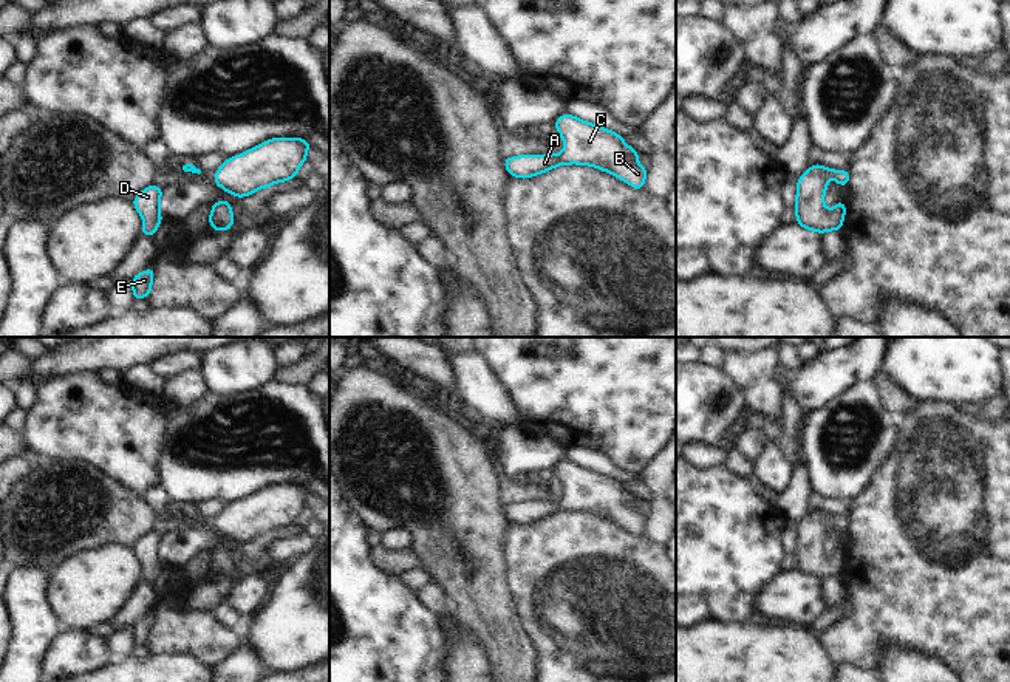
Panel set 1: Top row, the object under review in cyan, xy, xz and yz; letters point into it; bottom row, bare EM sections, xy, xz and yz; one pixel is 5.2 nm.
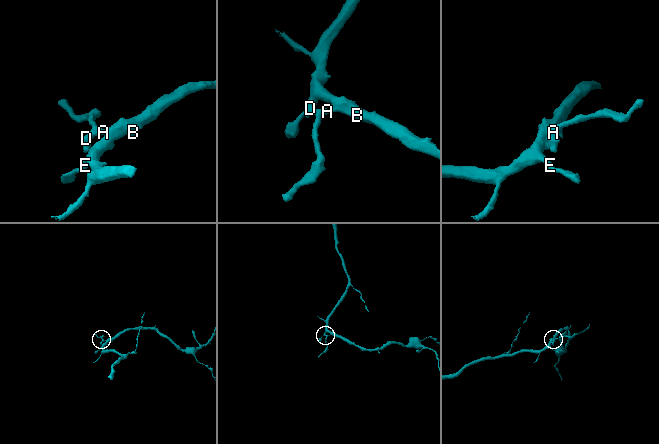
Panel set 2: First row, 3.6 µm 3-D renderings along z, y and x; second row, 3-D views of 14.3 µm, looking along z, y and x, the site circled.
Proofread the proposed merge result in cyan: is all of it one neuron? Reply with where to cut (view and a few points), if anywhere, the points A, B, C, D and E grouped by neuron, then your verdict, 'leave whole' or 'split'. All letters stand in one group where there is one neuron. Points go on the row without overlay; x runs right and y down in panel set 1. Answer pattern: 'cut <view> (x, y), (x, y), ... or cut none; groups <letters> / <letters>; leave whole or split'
cut none; groups A B C D E; leave whole

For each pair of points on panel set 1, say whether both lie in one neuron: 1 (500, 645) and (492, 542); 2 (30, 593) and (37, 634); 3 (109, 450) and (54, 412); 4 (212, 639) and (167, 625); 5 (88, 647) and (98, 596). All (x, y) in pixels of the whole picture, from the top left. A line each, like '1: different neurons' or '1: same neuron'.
1: same neuron
2: same neuron
3: same neuron
4: same neuron
5: different neurons

